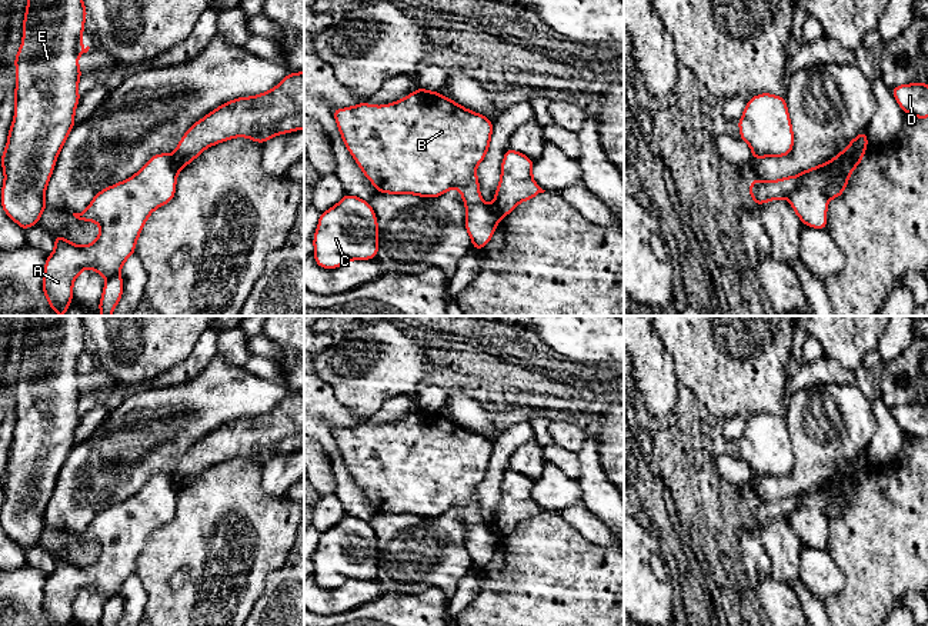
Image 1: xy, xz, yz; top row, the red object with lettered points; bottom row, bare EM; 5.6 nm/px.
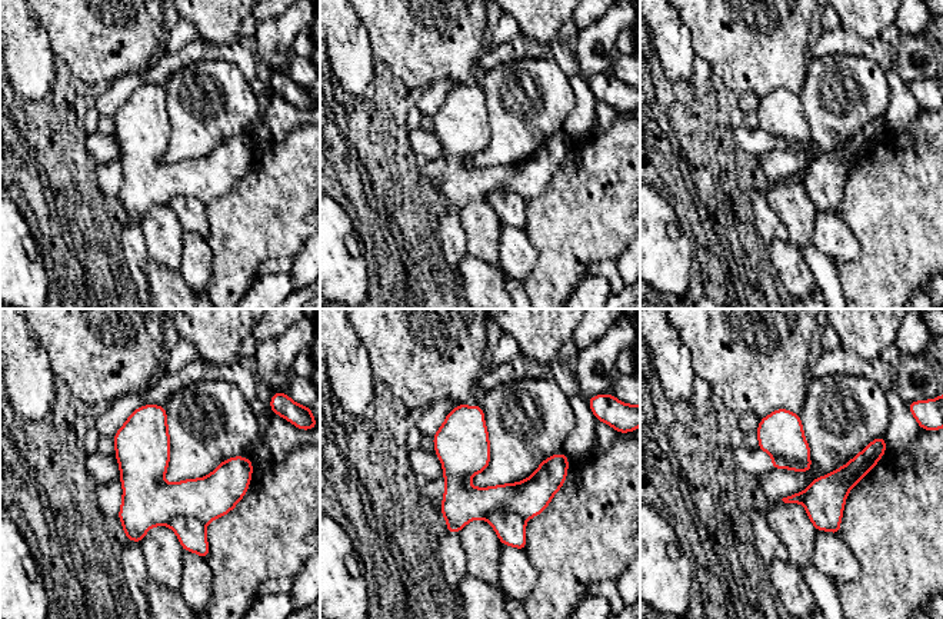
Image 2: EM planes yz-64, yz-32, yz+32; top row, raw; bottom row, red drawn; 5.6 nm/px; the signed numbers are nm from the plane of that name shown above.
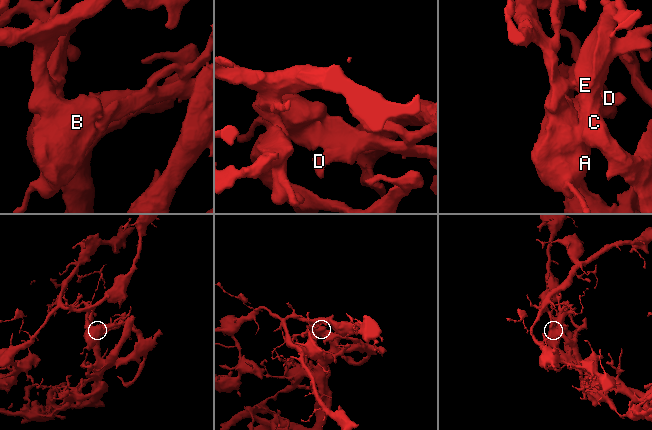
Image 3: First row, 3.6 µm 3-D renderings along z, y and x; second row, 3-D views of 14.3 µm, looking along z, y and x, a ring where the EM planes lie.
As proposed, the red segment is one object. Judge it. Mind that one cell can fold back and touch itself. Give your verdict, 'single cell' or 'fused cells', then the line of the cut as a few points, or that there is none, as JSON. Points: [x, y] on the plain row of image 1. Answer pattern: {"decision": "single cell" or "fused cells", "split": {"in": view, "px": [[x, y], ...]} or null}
{"decision": "fused cells", "split": {"in": "yz", "px": [[864, 465], [858, 465], [833, 492], [823, 510], [827, 519]]}}

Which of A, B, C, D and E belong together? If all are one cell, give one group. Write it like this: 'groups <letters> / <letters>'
groups A B / C D E

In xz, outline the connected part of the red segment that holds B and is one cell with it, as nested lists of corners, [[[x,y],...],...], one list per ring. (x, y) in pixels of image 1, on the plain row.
[[[423,407],[390,424],[360,423],[336,429],[333,436],[347,470],[377,513],[440,517],[457,507],[465,525],[464,546],[474,570],[493,559],[497,536],[483,520],[475,493],[490,469],[493,442],[488,437]]]

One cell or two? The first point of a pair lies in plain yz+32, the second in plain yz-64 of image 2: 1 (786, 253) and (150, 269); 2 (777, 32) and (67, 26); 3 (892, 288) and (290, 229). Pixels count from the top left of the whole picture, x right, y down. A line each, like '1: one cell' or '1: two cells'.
1: one cell
2: one cell
3: one cell

